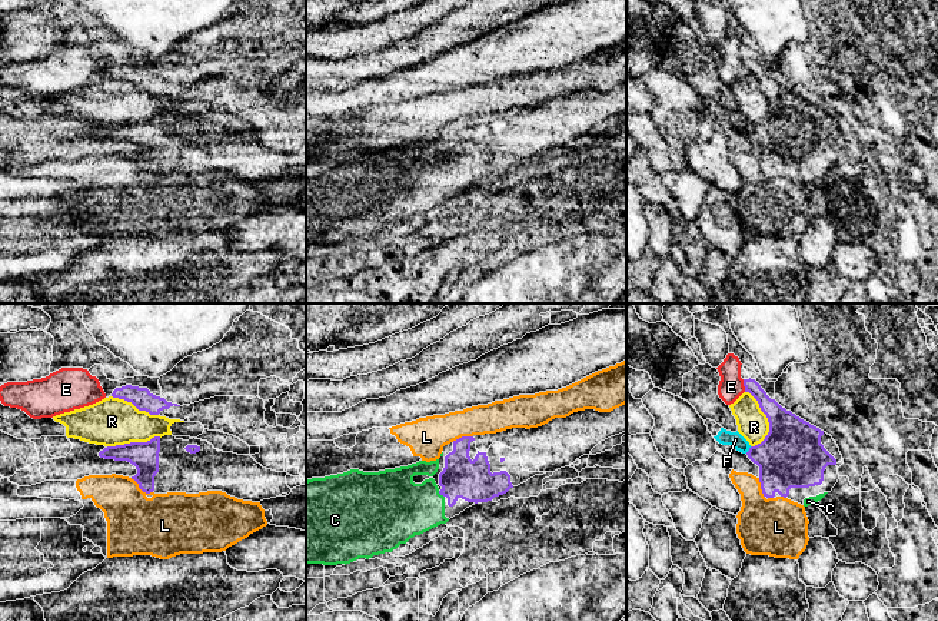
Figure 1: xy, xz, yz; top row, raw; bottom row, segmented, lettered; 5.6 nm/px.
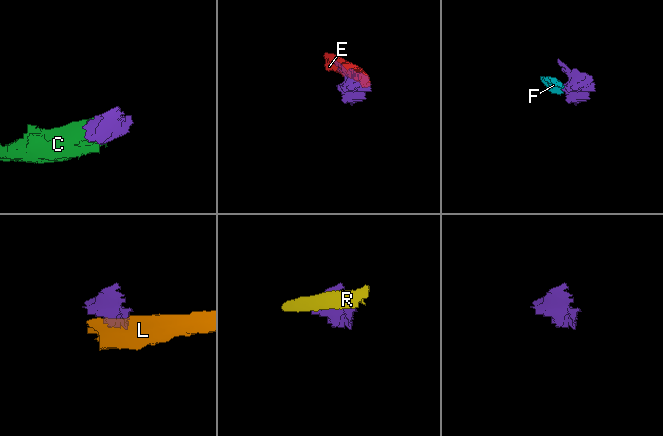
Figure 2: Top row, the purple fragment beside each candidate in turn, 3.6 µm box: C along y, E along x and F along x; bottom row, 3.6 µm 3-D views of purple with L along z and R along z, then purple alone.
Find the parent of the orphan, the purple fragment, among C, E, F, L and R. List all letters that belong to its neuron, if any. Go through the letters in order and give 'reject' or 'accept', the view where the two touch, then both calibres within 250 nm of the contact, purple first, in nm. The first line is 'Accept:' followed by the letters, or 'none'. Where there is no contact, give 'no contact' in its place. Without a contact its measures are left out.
Accept: C
C: accept; meets purple in xz; 220 nm thick on the purple side, 340 nm on the other
E: reject; meets purple in yz; 120 nm thick on the purple side, 140 nm on the other
F: reject; meets purple in yz; 360 nm thick on the purple side, 90 nm on the other
L: reject; meets purple in xy; 160 nm thick on the purple side, 360 nm on the other
R: reject; meets purple in yz; 360 nm thick on the purple side, 180 nm on the other

